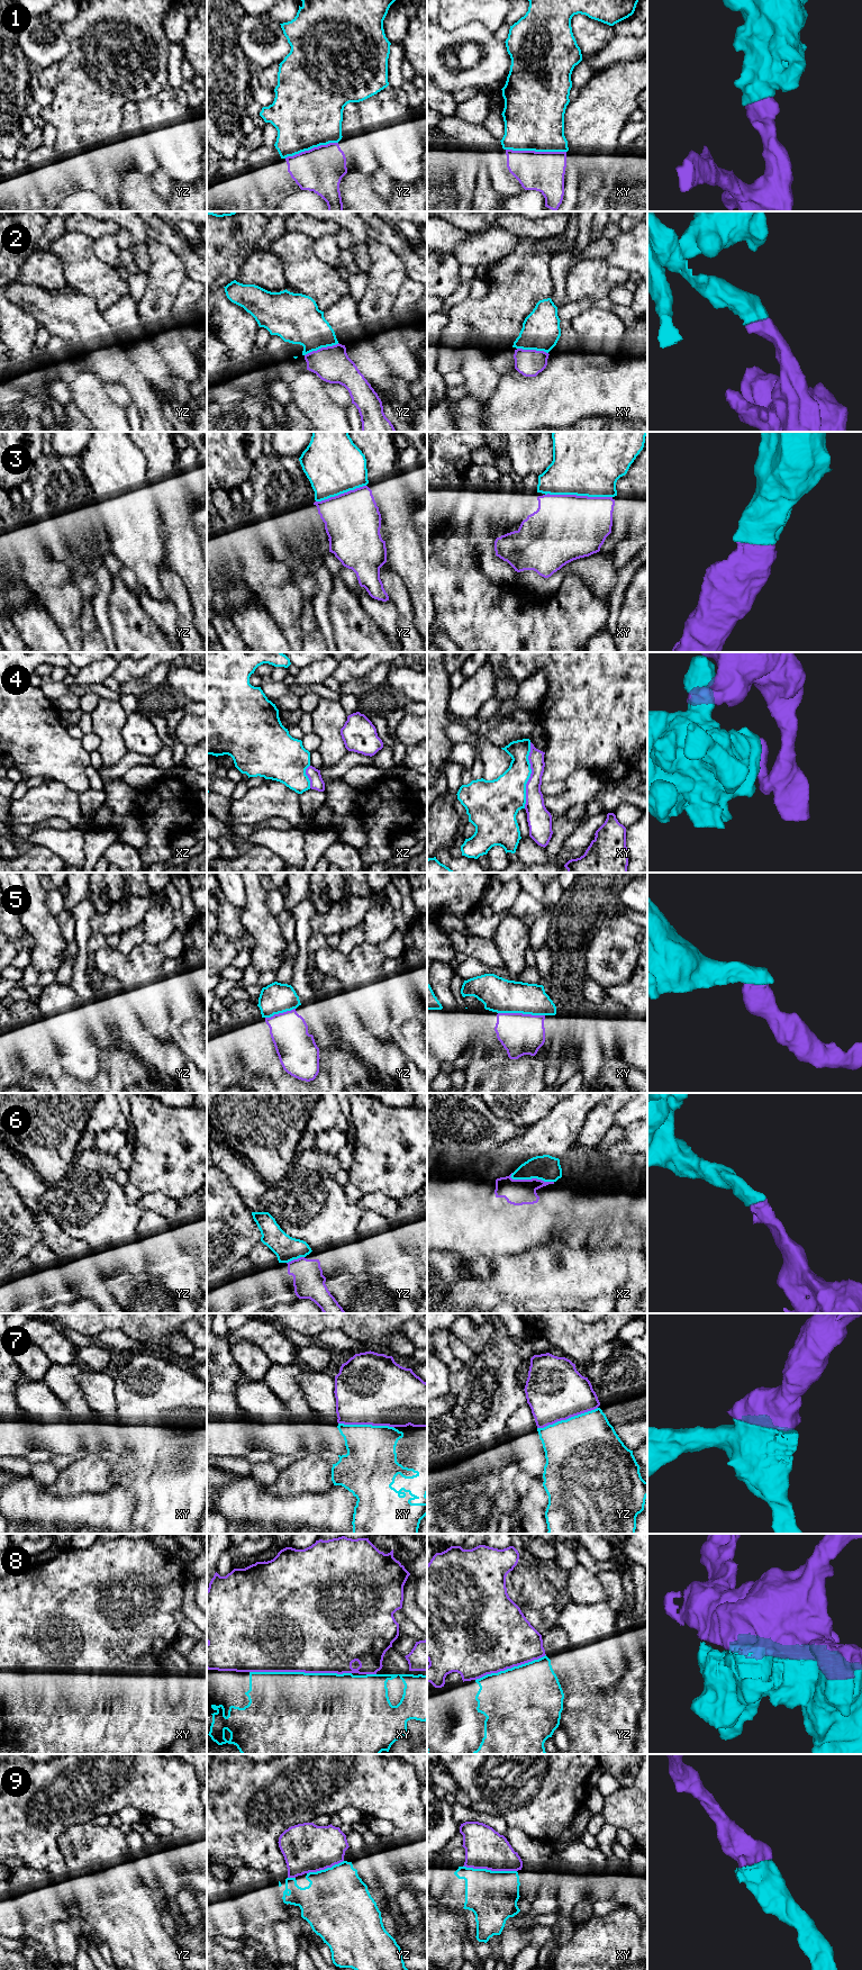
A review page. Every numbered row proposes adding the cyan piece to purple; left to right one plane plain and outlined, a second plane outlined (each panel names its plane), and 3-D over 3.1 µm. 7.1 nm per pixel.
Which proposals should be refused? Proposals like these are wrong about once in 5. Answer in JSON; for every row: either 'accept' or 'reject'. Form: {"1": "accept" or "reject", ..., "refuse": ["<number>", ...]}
{"1": "accept", "2": "accept", "3": "accept", "4": "reject", "5": "accept", "6": "accept", "7": "accept", "8": "accept", "9": "accept", "refuse": ["4"]}

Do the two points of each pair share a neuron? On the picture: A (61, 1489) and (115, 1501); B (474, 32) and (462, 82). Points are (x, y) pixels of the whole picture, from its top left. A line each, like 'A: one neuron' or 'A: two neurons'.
A: two neurons
B: one neuron

